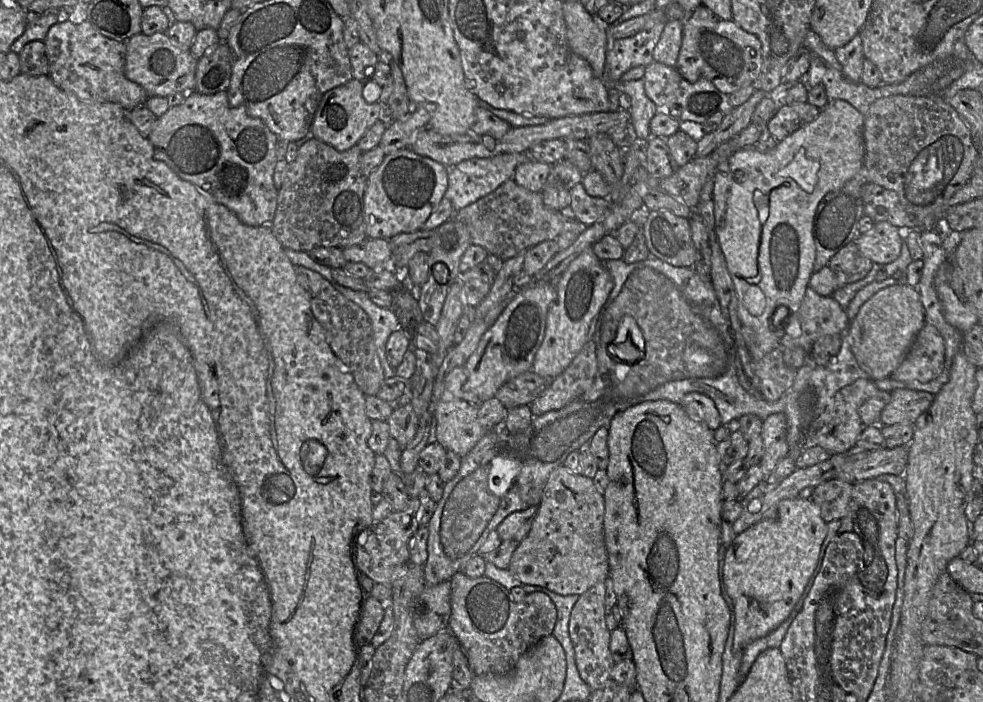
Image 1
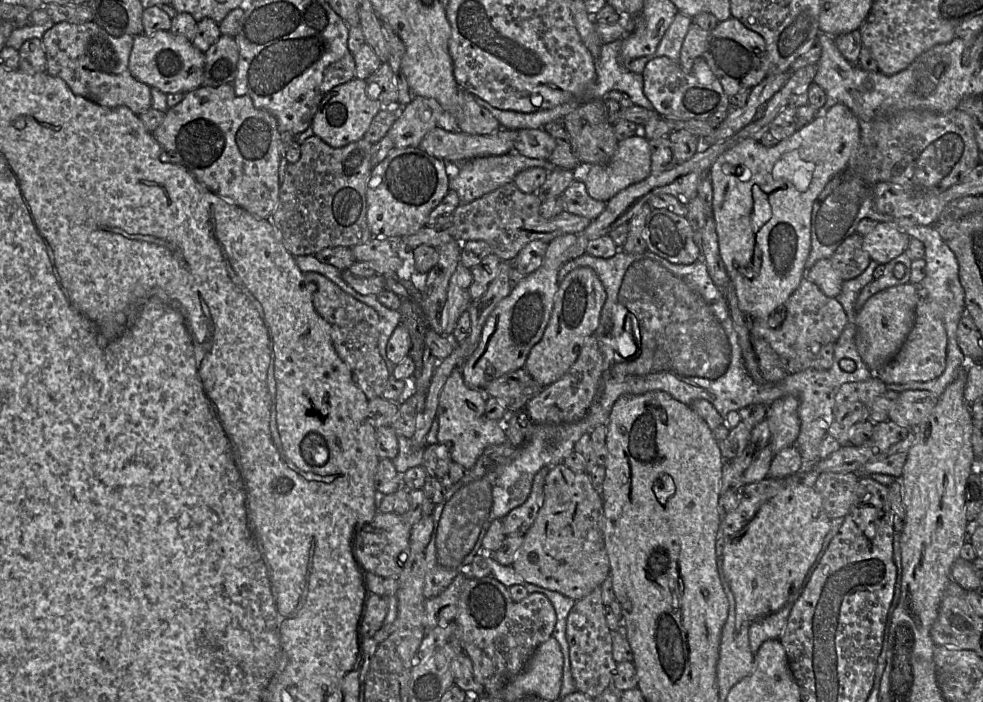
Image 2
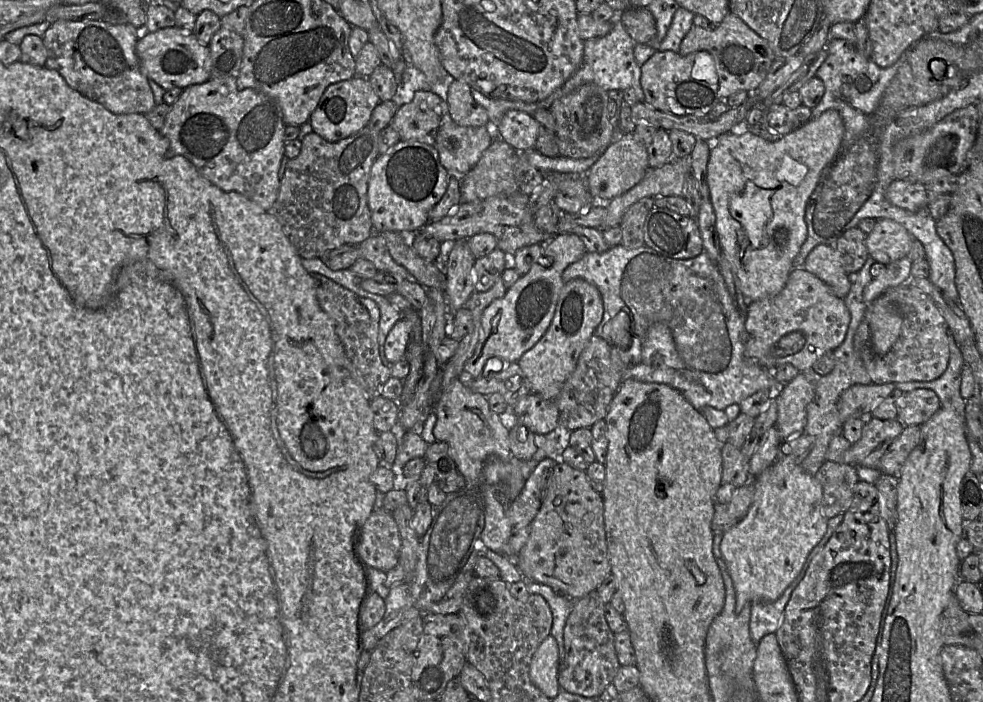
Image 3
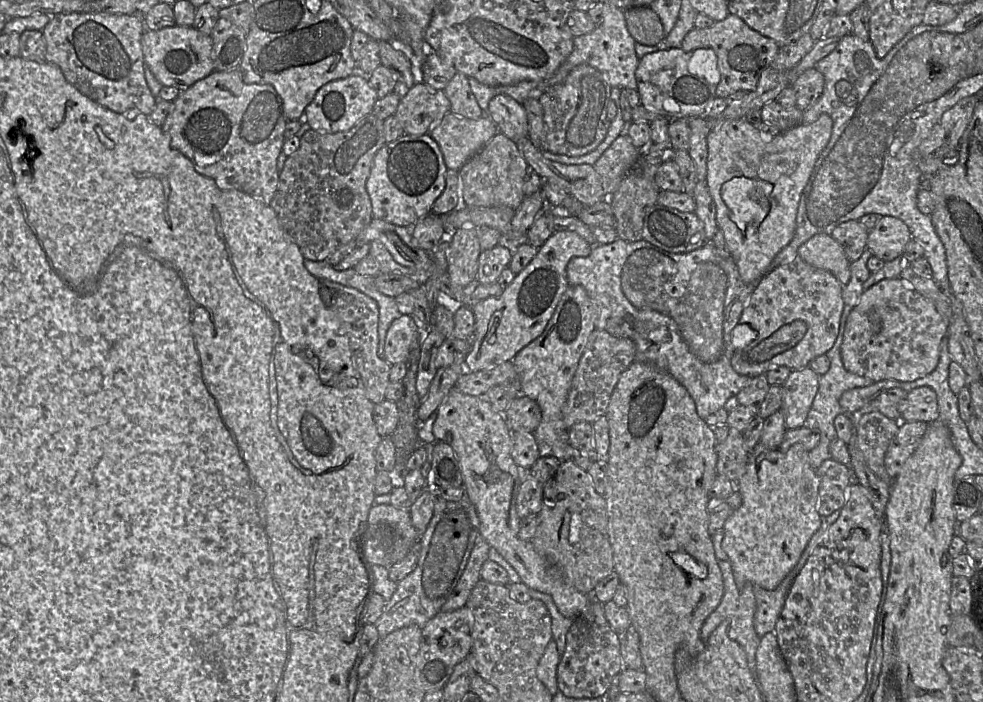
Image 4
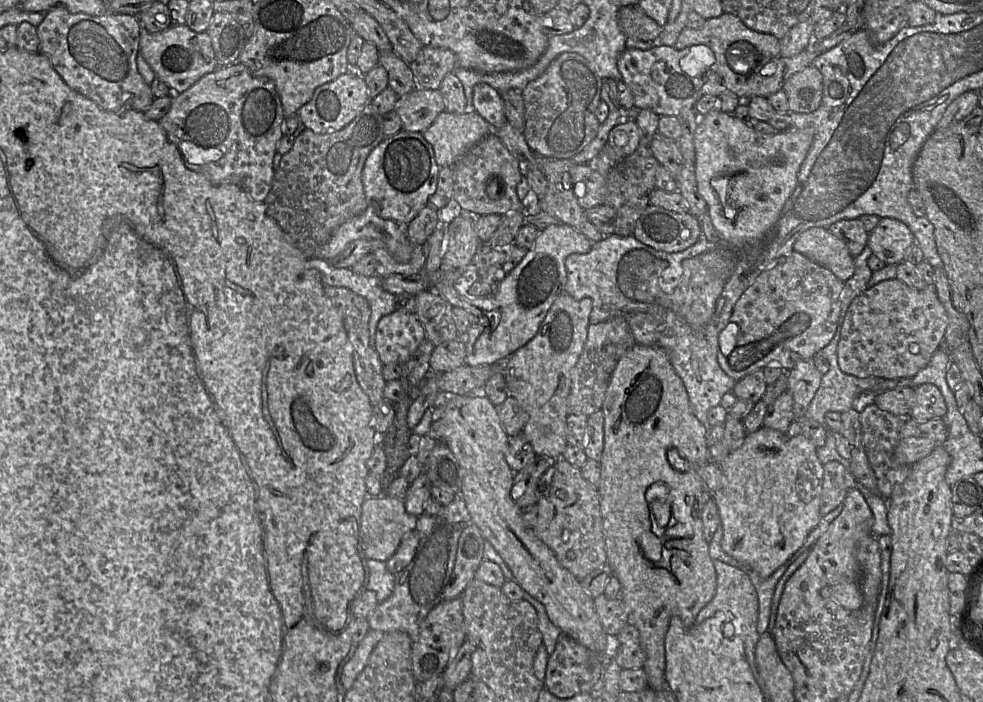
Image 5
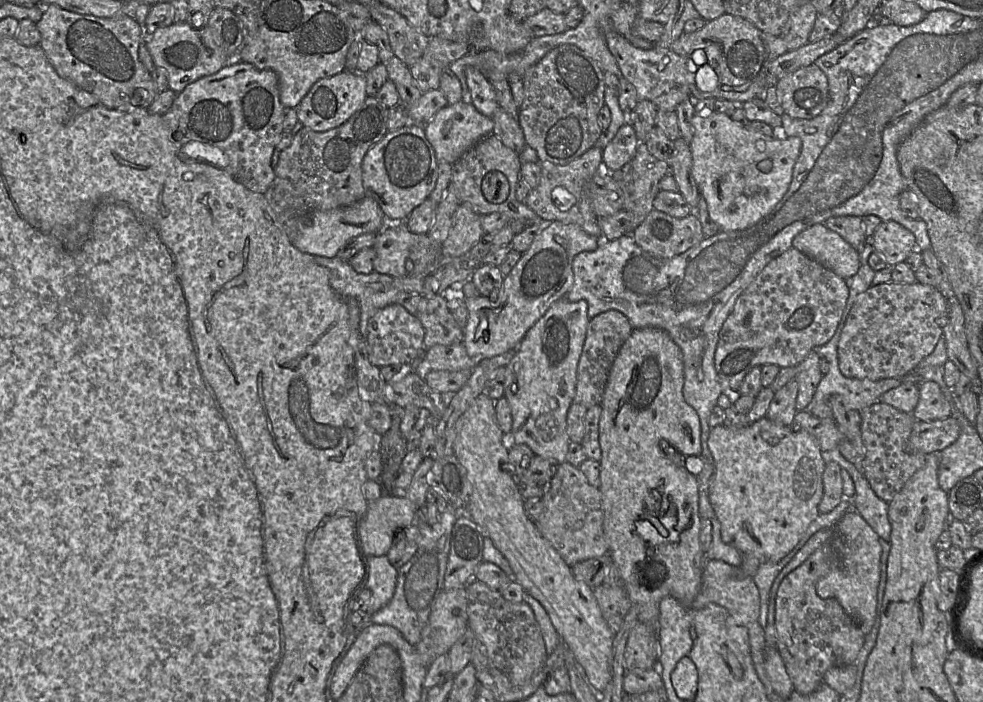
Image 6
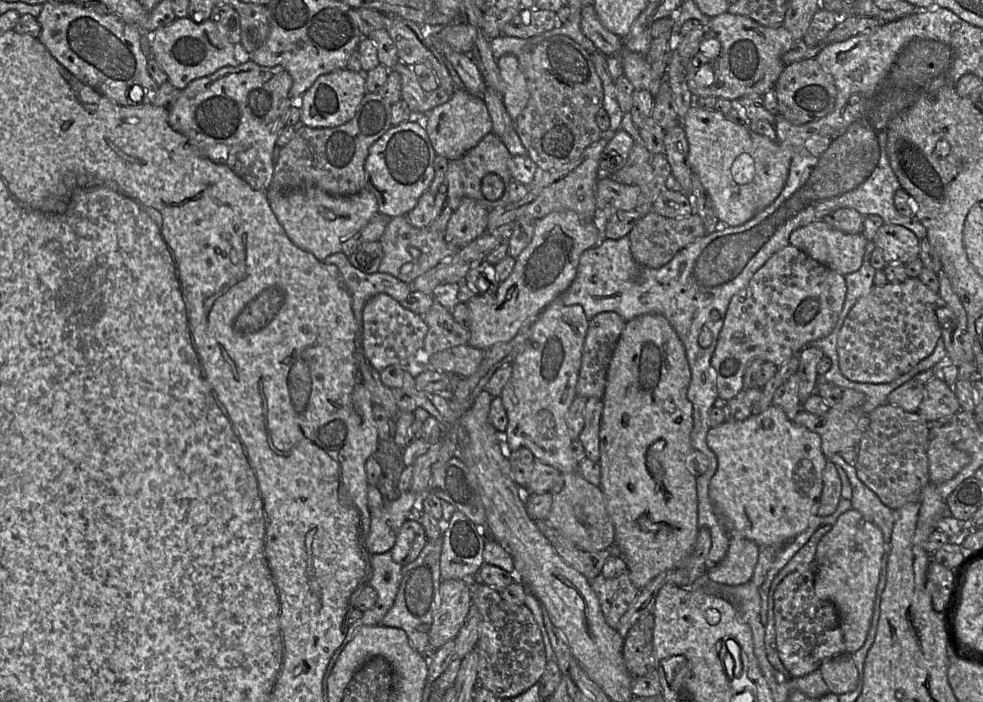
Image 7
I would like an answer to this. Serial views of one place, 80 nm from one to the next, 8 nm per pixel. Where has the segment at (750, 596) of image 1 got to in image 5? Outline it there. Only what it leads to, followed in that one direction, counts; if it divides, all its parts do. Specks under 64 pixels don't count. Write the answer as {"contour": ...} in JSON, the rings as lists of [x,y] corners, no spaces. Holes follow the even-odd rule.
{"contour":[[[763,426],[759,430],[747,434],[742,446],[720,464],[720,469],[722,471],[721,486],[712,494],[712,499],[714,499],[717,504],[721,524],[723,526],[721,547],[728,555],[741,563],[745,569],[755,570],[762,578],[767,578],[796,553],[821,518],[819,509],[824,469],[817,455],[817,447],[812,440],[804,435],[799,434],[790,437],[787,433],[782,433]]]}

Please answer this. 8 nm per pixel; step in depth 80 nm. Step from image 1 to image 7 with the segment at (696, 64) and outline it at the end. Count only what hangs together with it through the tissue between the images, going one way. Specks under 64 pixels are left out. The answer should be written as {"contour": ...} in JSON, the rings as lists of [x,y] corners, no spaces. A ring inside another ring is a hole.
{"contour":[[[728,12],[713,17],[708,23],[691,31],[675,42],[676,50],[686,72],[687,86],[692,95],[697,97],[713,96],[730,101],[745,96],[763,96],[774,88],[780,74],[786,67],[782,56],[795,48],[797,43],[792,34],[783,25],[778,28],[763,26],[751,18]],[[708,39],[719,42],[719,52],[707,52],[709,64],[714,72],[714,82],[709,86],[700,86],[693,79],[698,70],[690,63],[699,52],[700,44]]]}

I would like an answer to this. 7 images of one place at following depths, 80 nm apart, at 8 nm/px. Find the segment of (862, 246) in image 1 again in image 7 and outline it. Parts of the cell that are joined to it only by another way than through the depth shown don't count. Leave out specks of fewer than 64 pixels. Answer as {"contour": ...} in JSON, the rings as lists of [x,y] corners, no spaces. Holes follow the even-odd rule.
{"contour":[[[883,224],[873,240],[888,264],[907,264],[919,257],[920,240],[910,230],[894,224]]]}

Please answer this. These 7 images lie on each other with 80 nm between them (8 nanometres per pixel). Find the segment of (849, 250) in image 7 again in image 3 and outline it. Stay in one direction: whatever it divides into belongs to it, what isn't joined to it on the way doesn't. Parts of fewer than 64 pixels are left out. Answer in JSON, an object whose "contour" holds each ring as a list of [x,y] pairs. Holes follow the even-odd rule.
{"contour":[[[825,244],[814,247],[805,259],[804,268],[821,279],[834,295],[841,299],[846,297],[851,282],[834,247]]]}

